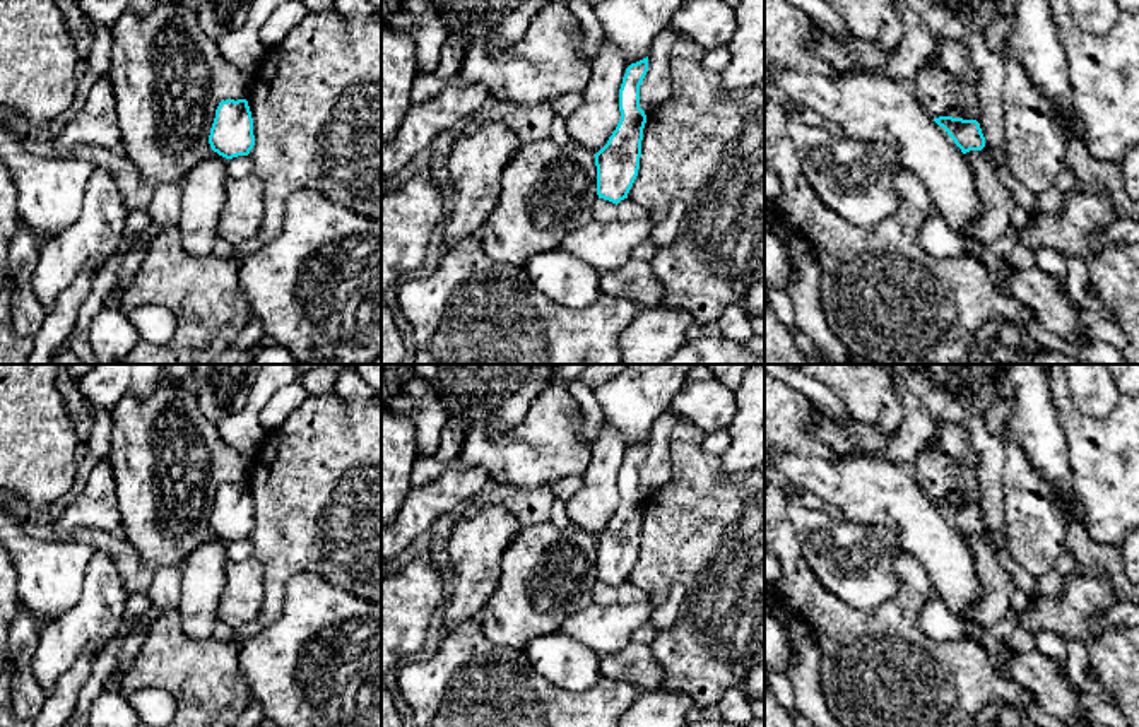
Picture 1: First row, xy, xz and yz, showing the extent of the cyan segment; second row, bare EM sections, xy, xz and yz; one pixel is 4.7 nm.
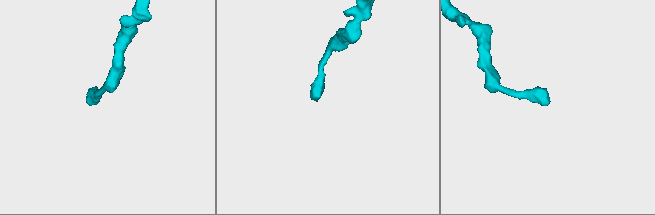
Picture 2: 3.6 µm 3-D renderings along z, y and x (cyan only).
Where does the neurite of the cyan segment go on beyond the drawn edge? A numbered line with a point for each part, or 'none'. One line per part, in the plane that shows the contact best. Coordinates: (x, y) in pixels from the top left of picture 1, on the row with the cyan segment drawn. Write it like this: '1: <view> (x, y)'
none

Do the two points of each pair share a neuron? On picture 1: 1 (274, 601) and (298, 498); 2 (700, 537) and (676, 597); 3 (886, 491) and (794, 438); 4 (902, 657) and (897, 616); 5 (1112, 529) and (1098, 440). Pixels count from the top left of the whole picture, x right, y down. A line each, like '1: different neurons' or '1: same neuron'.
1: same neuron
2: different neurons
3: different neurons
4: same neuron
5: same neuron

